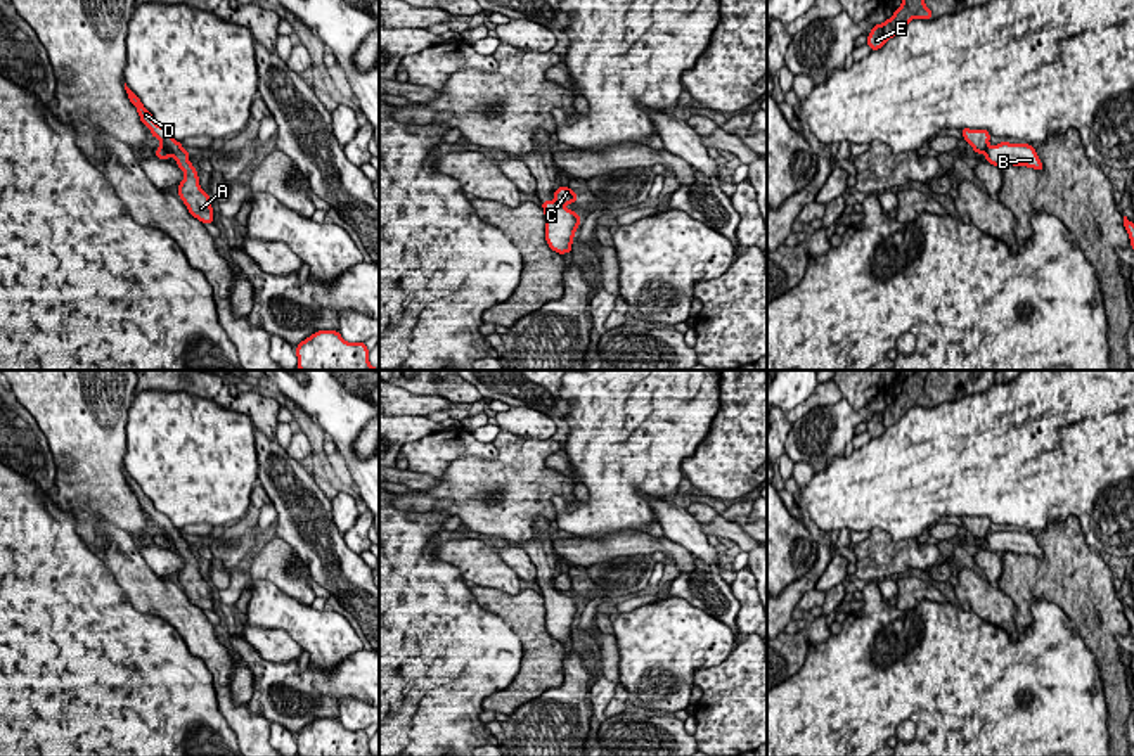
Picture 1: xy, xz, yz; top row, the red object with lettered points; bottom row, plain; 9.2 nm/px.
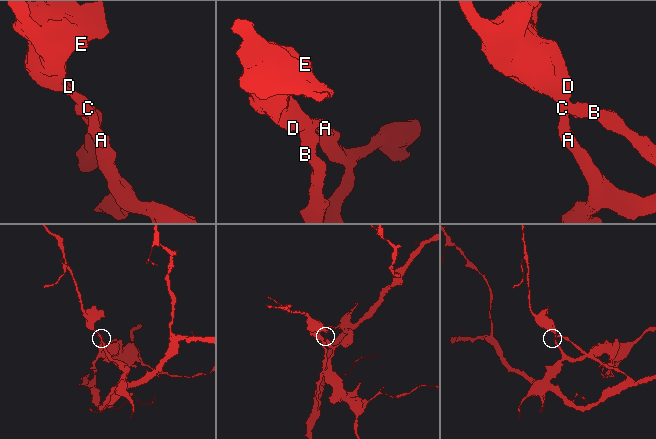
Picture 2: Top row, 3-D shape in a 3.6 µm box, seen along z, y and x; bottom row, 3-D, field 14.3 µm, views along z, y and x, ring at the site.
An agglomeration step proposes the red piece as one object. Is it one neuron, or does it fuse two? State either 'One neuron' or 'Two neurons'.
Two neurons

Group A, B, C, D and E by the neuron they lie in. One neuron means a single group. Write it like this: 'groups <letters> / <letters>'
groups A C D E / B

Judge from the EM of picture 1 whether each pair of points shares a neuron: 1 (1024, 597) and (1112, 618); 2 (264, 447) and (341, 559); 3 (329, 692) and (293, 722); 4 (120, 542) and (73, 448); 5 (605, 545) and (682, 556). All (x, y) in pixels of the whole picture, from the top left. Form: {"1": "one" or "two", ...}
{"1": "one", "2": "one", "3": "one", "4": "two", "5": "one"}

